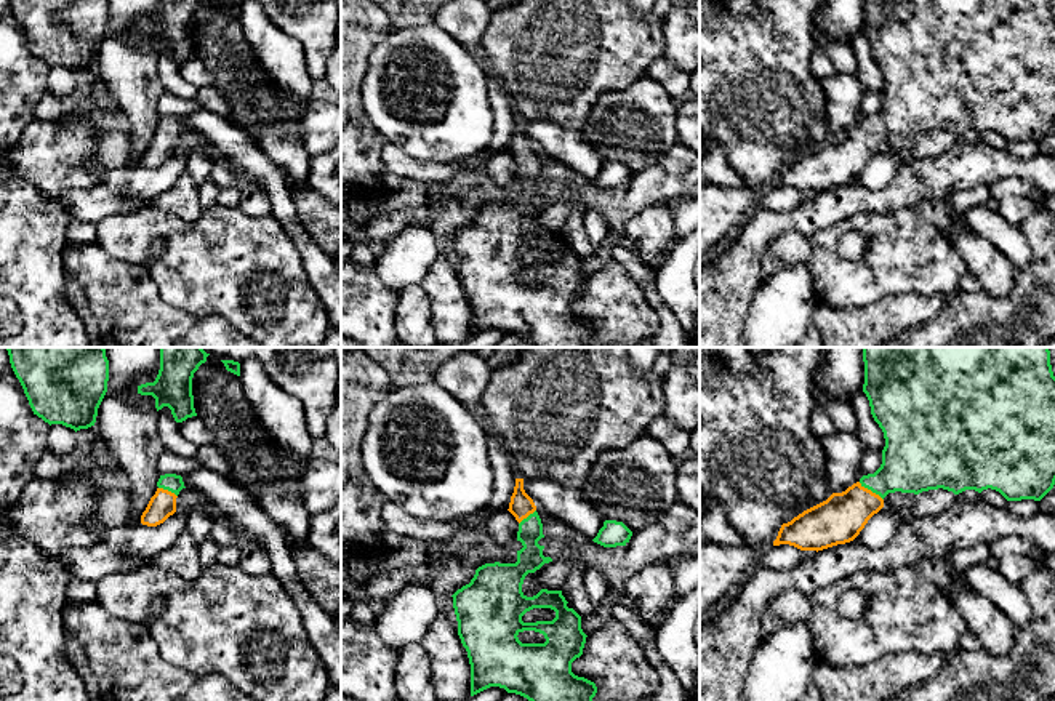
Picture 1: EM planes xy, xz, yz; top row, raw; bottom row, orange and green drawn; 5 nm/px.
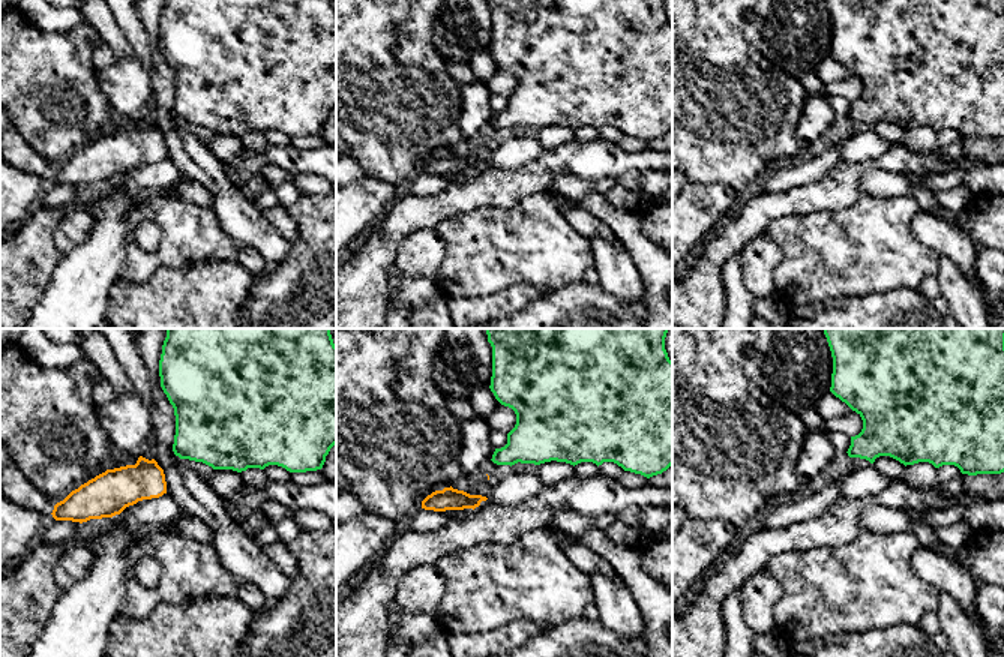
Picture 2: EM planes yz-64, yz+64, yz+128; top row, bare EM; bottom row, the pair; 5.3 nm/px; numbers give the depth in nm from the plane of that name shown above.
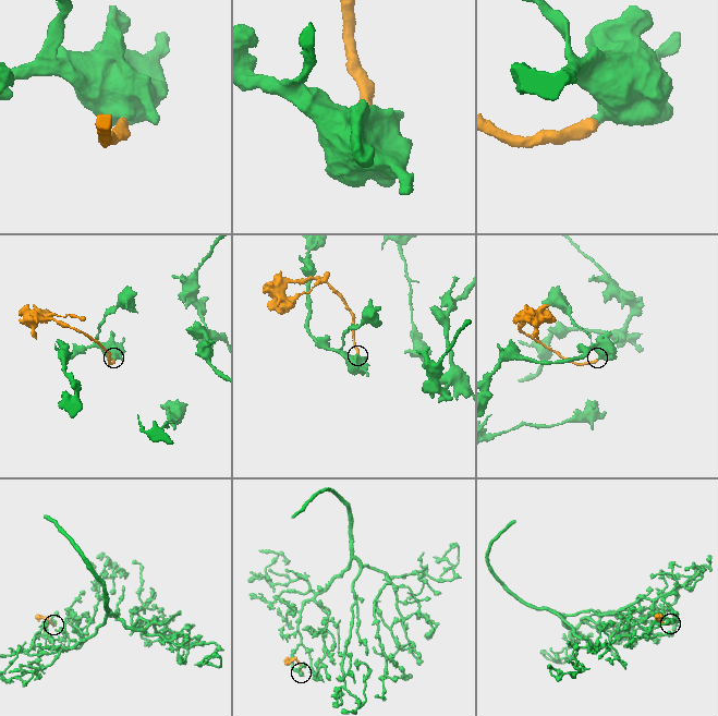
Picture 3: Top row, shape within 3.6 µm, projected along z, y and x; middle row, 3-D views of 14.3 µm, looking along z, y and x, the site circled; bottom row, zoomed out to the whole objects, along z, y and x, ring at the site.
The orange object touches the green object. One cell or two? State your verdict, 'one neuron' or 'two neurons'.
one neuron

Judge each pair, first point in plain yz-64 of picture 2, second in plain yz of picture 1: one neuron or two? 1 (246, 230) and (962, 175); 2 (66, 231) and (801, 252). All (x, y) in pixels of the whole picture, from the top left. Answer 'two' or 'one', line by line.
1: two
2: one

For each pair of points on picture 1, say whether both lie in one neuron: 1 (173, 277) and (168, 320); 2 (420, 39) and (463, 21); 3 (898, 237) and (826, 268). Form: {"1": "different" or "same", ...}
{"1": "different", "2": "different", "3": "same"}

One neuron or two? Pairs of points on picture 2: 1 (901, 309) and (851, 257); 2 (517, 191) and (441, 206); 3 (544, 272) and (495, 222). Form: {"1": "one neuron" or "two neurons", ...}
{"1": "two neurons", "2": "one neuron", "3": "one neuron"}

